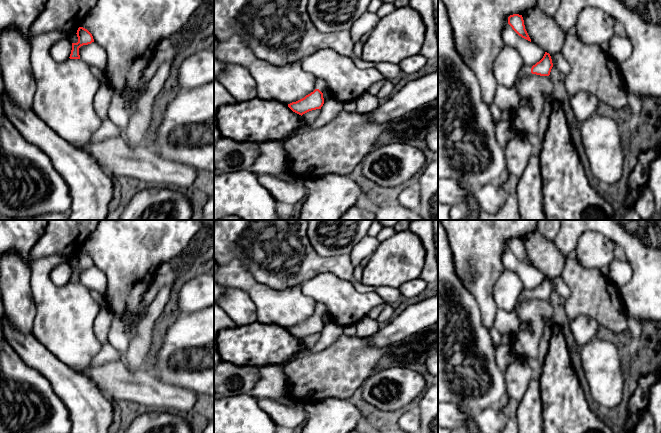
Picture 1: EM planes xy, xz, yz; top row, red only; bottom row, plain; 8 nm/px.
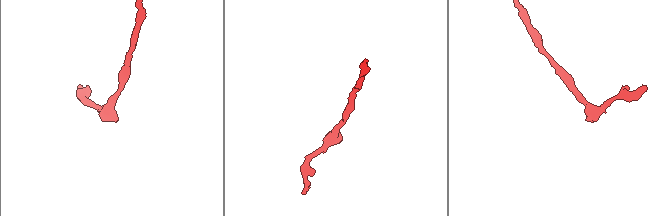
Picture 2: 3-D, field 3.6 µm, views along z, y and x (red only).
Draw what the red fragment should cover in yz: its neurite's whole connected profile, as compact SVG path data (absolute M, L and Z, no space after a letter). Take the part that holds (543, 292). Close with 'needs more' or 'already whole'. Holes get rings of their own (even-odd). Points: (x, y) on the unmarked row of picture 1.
M545 276L543 282L533 290L523 289L519 295L517 301L518 306L521 302L526 301L530 298L536 298L540 300L549 300L553 291L552 283L549 277Z | needs more

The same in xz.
M316 302L315 314L304 322L288 328L288 331L295 337L303 339L309 335L321 333L324 328L323 315L327 312L327 307L321 302Z | needs more

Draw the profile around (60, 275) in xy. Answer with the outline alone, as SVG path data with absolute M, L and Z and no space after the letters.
M61 263L54 267L50 273L50 278L57 286L62 286L70 281L72 267L69 263Z

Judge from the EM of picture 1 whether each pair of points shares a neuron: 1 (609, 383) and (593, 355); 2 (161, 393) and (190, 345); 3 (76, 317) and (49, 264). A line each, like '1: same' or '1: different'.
1: same
2: different
3: same

